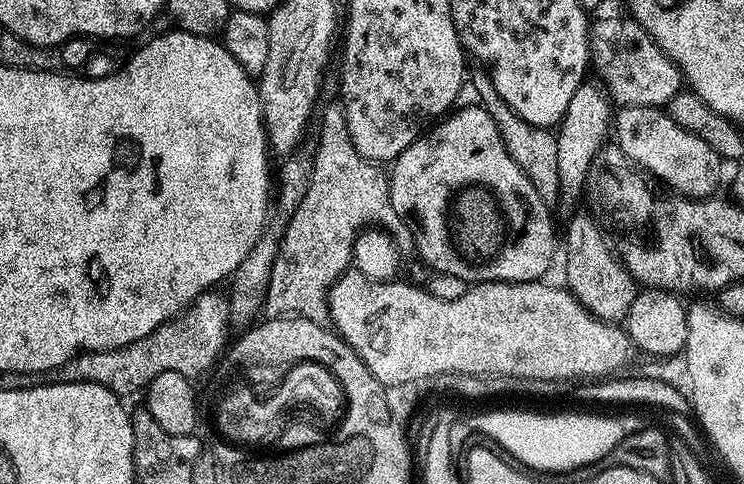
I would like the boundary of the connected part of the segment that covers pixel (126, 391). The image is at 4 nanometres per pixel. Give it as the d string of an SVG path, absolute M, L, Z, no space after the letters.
M216 290L204 292L192 307L130 346L122 346L118 350L81 352L79 356L56 369L55 383L101 384L117 396L129 398L139 388L140 391L147 389L150 381L163 372L177 372L189 378L197 378L196 376L202 375L215 362L216 355L223 350L224 339L228 336L228 319L232 320L234 316L229 297L219 296L218 293Z

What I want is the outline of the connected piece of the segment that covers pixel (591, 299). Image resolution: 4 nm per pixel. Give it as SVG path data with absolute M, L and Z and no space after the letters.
M580 212L568 224L568 237L563 237L562 252L564 256L564 276L566 287L577 302L599 320L620 322L630 310L630 302L634 302L638 285L628 269L618 259L617 253L608 249L600 228L587 216Z

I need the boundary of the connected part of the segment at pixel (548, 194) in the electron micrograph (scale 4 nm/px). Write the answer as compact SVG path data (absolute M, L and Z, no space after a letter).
M479 62L473 63L473 65L468 70L468 81L474 85L480 95L480 106L490 114L495 125L498 126L507 153L518 162L520 168L530 178L535 192L542 199L543 204L549 210L556 209L555 207L558 202L561 203L562 197L560 194L561 182L558 177L558 146L555 133L546 128L534 127L533 124L518 118L494 89L493 80L489 77L487 68Z

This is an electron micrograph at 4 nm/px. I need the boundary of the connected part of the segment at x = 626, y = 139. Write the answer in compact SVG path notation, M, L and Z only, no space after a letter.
M621 107L614 116L614 140L637 168L647 173L649 177L669 184L672 187L669 189L673 193L689 198L708 198L715 193L712 191L715 190L716 183L720 180L720 167L722 167L720 156L714 154L714 150L710 150L710 146L706 146L706 142L702 142L702 138L682 130L682 126L678 126L678 122L674 122L668 117L667 111L660 108Z

